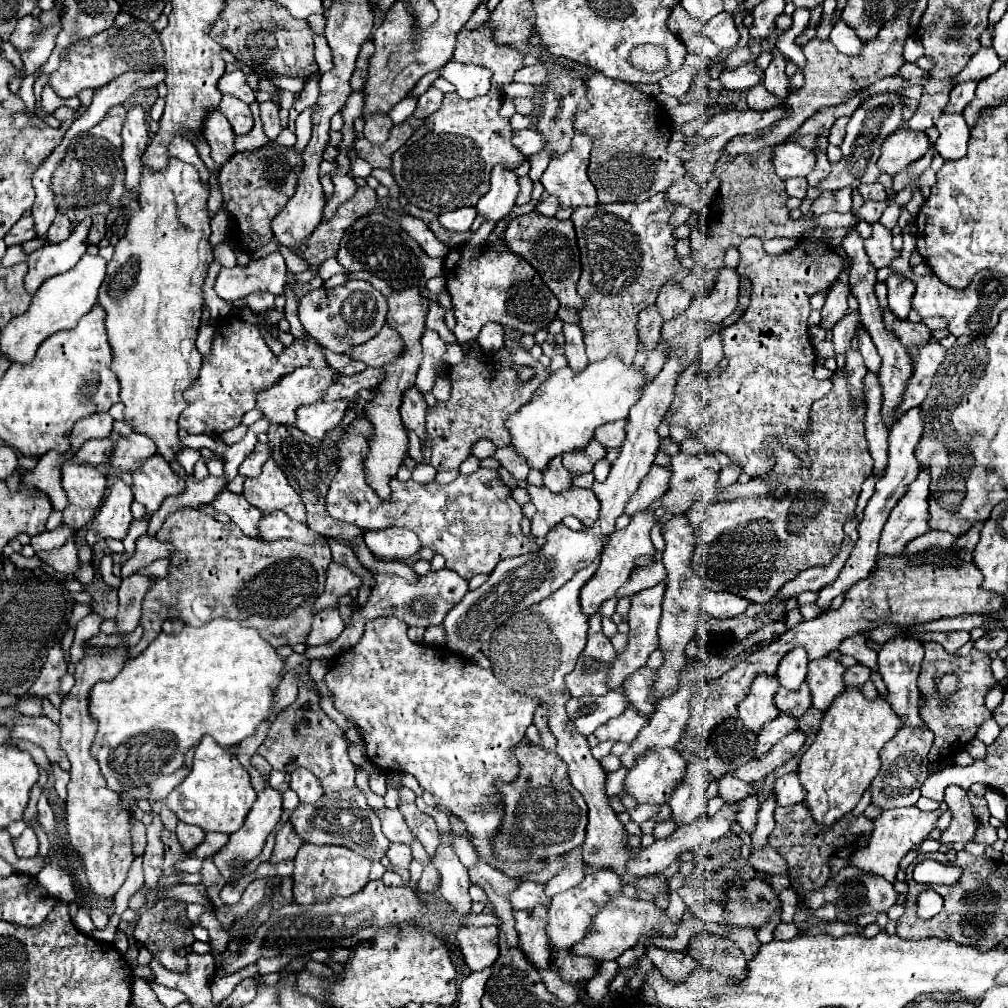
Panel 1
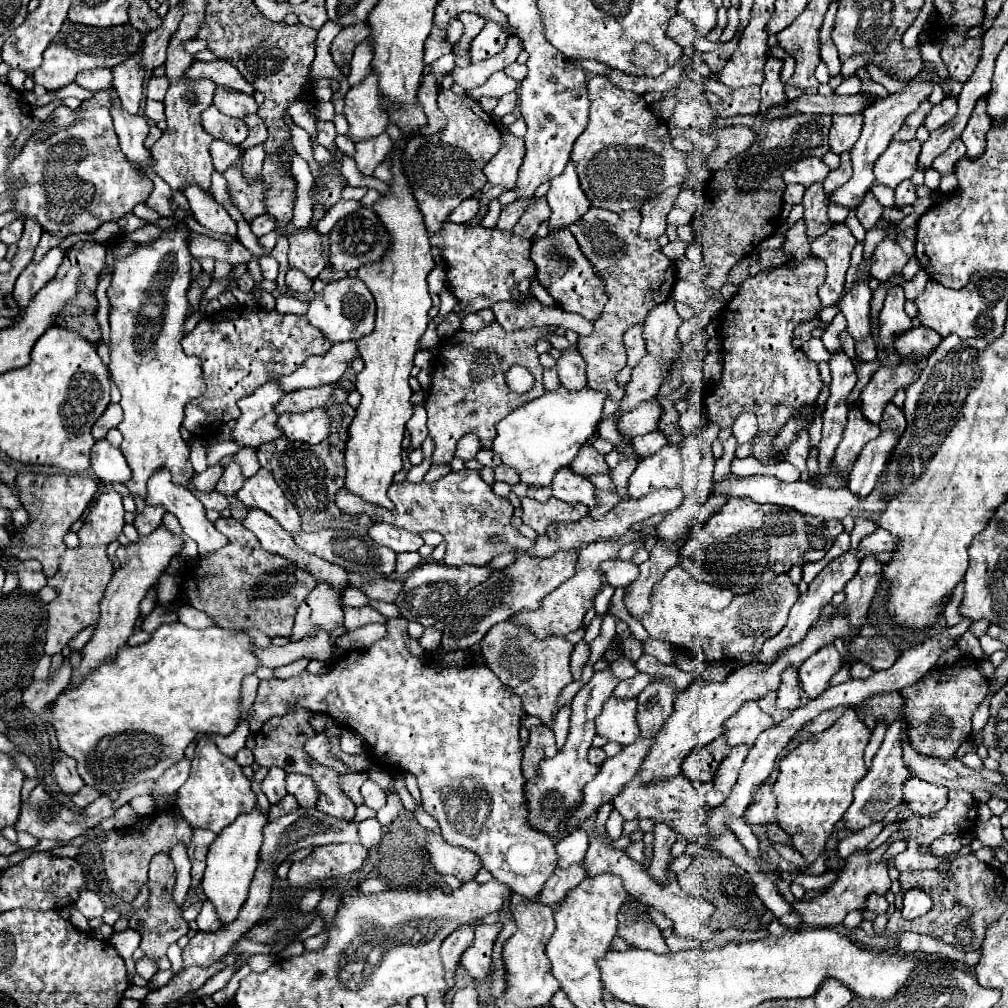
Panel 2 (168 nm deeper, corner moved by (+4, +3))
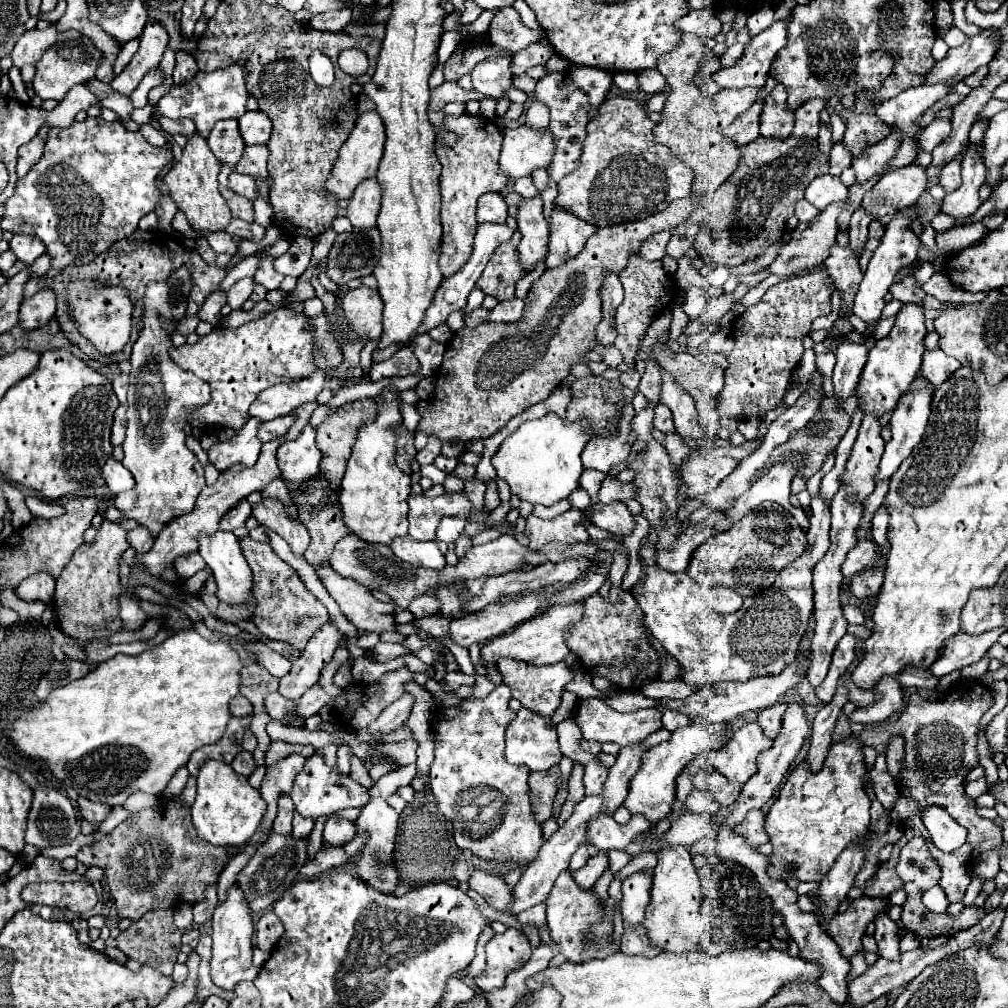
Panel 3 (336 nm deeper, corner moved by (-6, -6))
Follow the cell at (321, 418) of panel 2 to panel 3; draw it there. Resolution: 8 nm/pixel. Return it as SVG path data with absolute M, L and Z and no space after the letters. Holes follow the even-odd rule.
M306 425L296 441L288 441L278 447L276 459L282 471L284 483L304 483L306 479L318 475L318 465L322 453L316 447L316 431Z

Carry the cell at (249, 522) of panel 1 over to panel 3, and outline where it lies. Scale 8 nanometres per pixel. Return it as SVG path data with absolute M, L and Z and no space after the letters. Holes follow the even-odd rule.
M320 567L316 571L328 593L336 599L336 603L356 629L374 633L396 631L394 603L378 601L370 593L370 589L362 587L354 579L340 577L332 567Z

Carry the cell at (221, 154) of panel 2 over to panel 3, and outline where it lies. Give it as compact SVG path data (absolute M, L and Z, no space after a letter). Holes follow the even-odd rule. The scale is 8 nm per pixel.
M232 173L228 181L230 181L230 183L228 183L230 191L234 191L236 195L242 195L242 197L246 197L246 199L250 199L250 201L256 201L256 199L258 199L260 191L258 191L258 187L256 187L256 181L254 181L250 175Z

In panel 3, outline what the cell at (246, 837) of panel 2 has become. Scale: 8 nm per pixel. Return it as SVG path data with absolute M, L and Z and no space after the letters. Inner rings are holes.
M232 885L228 889L226 903L218 905L212 917L212 981L220 989L234 989L238 981L252 981L258 975L258 967L252 965L252 911L248 909L242 891Z

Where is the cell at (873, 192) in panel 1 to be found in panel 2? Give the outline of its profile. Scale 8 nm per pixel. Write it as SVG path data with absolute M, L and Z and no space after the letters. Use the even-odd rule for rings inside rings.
M872 192L864 194L864 198L858 206L858 220L862 222L862 226L866 230L870 230L878 224L878 220L882 218L882 212L884 212L884 206L876 200L876 196Z

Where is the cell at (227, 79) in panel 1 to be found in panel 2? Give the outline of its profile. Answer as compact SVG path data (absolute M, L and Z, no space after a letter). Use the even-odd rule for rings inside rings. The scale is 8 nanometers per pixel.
M216 86L214 104L228 116L244 118L248 112L256 112L258 104L254 96L248 96L238 90L230 90L230 86Z

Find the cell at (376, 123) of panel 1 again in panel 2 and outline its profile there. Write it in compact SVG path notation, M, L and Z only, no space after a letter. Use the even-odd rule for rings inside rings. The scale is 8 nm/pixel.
M380 134L376 138L366 138L364 142L356 142L354 160L358 164L358 170L366 176L372 176L374 168L388 156L390 150L392 150L392 142L388 134Z

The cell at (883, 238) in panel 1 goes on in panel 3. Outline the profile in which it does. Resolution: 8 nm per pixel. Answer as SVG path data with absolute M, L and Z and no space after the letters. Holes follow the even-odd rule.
M912 275L904 277L902 281L898 281L898 283L894 283L894 285L890 287L890 293L892 293L894 299L902 301L904 305L906 305L906 303L918 303L918 305L922 307L926 293L918 293L918 291L920 291L920 289L916 287L916 279L914 279Z

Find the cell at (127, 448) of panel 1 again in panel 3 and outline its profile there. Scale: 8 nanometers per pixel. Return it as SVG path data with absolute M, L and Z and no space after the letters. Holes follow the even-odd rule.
M114 457L106 461L104 469L102 469L102 477L106 481L106 485L110 487L112 493L120 493L126 489L134 489L134 477L132 473Z

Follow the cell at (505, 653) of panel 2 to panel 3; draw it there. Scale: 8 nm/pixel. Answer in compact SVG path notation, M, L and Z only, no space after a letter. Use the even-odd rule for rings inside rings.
M500 659L498 661L498 671L502 675L502 683L510 687L512 697L518 699L532 713L538 713L542 717L552 717L554 715L556 707L560 705L560 697L562 697L564 685L568 681L572 681L572 677L574 677L572 669L566 663L536 667L536 665L514 661L514 659Z

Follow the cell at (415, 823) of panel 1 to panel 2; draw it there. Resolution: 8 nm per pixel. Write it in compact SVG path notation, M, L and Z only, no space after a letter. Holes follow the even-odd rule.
M426 830L426 852L436 872L454 874L460 882L474 880L476 872L482 868L474 852L460 846L450 846L442 838L442 834L436 834L432 830Z

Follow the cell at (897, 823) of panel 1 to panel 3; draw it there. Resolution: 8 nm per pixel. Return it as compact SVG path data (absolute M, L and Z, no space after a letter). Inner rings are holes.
M860 897L850 901L844 913L838 913L832 921L824 923L826 933L838 943L842 955L848 961L862 951L862 935L866 933L866 925L876 917L882 907L882 899Z

